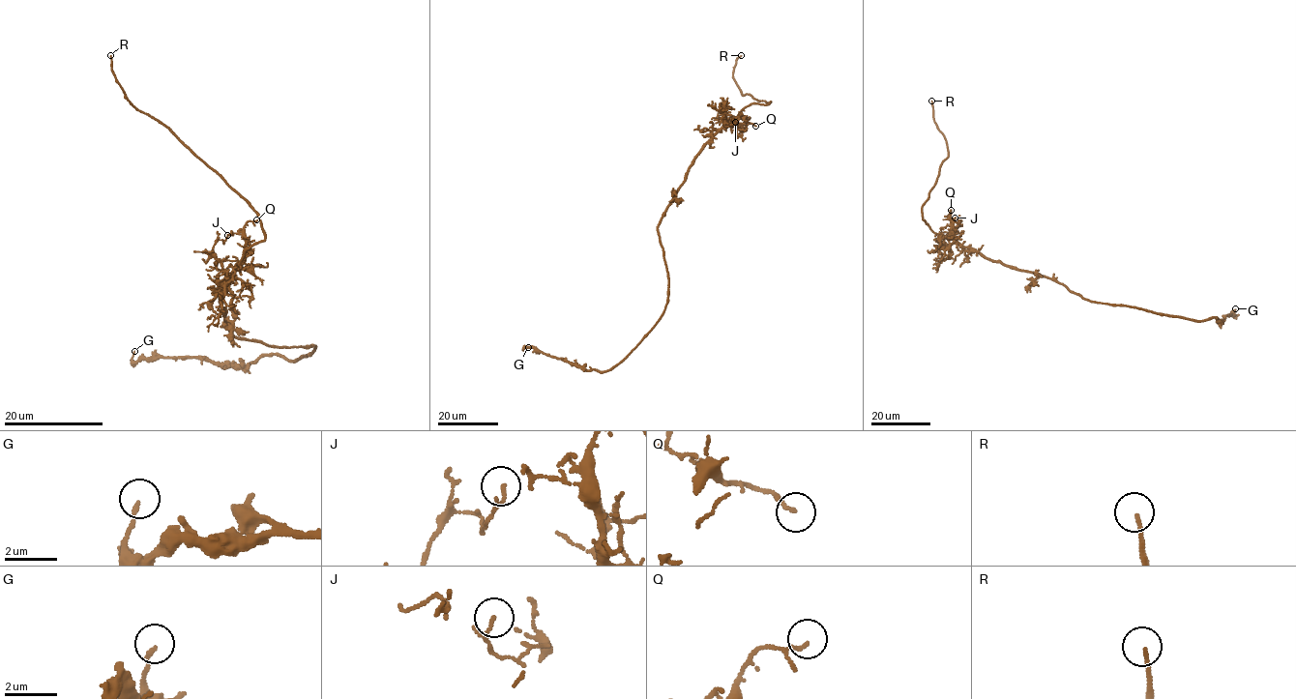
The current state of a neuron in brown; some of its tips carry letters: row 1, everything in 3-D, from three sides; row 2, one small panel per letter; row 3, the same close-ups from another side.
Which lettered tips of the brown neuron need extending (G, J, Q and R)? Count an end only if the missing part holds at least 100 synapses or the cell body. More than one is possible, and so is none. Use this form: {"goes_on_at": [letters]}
{"goes_on_at": ["R"]}

